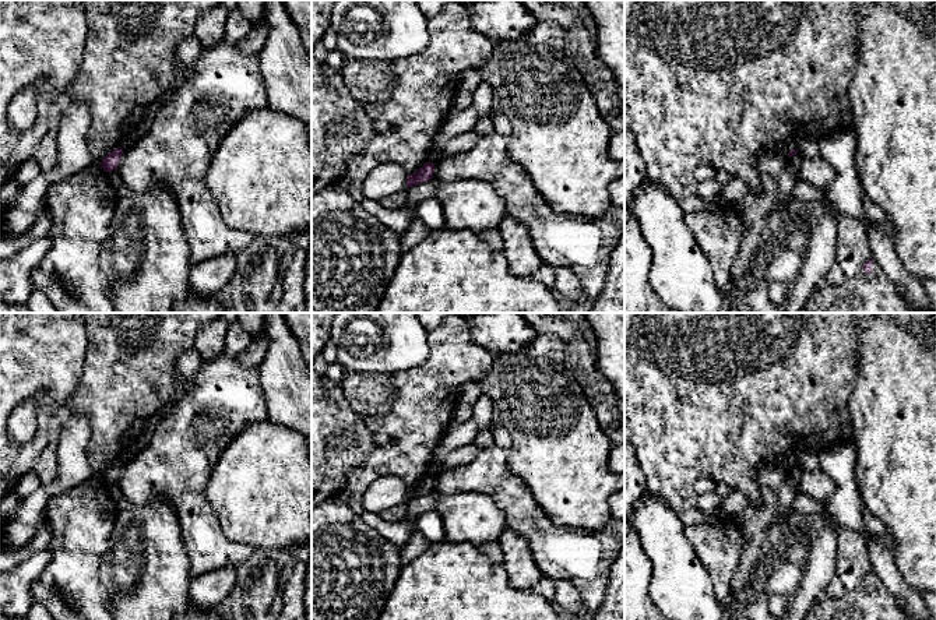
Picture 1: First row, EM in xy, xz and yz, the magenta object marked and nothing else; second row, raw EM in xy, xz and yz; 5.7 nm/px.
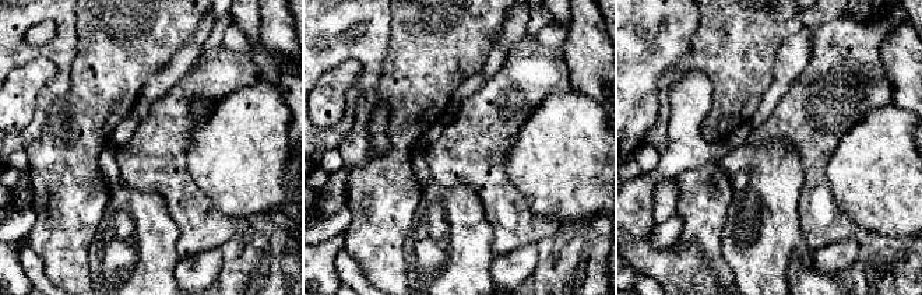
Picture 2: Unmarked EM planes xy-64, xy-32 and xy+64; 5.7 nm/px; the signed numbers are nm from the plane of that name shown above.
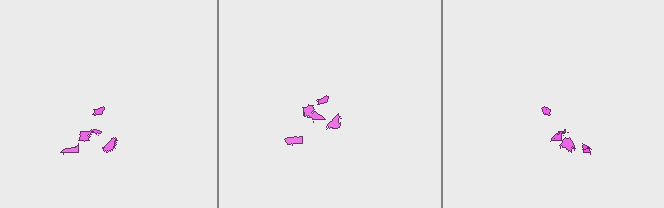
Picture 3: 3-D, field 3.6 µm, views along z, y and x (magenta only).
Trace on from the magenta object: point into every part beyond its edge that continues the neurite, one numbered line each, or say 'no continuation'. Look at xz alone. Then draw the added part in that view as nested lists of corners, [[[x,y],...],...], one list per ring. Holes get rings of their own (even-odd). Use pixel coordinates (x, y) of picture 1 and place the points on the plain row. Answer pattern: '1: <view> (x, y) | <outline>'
1: xz (387, 492) | [[[381,476],[372,482],[358,499],[365,511],[381,514],[407,501],[408,486],[395,476]]]

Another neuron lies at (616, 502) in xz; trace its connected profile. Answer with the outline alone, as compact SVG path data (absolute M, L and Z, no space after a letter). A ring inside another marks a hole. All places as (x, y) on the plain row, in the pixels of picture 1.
M624 490L612 494L608 500L610 514L615 519L624 521Z

